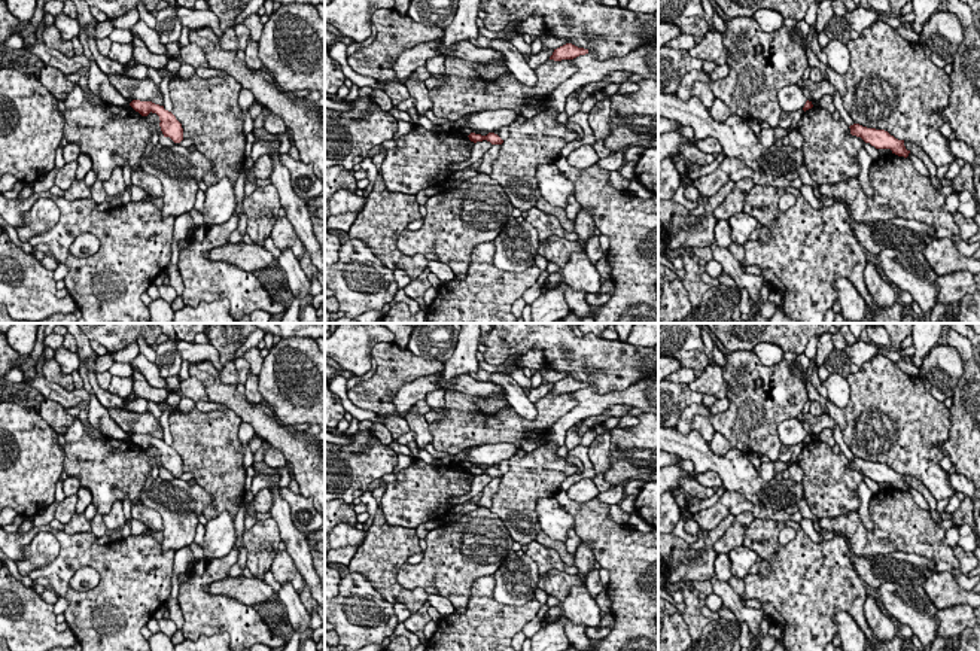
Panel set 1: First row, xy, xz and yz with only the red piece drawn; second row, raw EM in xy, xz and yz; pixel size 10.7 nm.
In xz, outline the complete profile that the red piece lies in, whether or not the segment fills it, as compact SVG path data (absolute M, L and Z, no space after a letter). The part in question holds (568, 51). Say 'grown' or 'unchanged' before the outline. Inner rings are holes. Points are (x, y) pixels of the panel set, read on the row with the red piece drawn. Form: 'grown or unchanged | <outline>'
unchanged | M566 43L566 45L554 49L550 60L554 60L554 61L573 60L573 58L576 58L579 55L585 55L585 54L588 54L588 49L578 48L578 46L572 45L572 43Z

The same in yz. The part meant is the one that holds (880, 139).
unchanged | M853 124L849 128L852 136L861 137L865 143L870 143L876 149L891 149L892 153L904 158L910 153L910 150L904 146L904 140L895 139L885 130L867 128L859 124Z

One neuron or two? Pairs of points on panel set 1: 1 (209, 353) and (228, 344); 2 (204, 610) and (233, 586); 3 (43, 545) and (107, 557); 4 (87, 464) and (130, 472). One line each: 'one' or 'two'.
1: two
2: two
3: two
4: one

